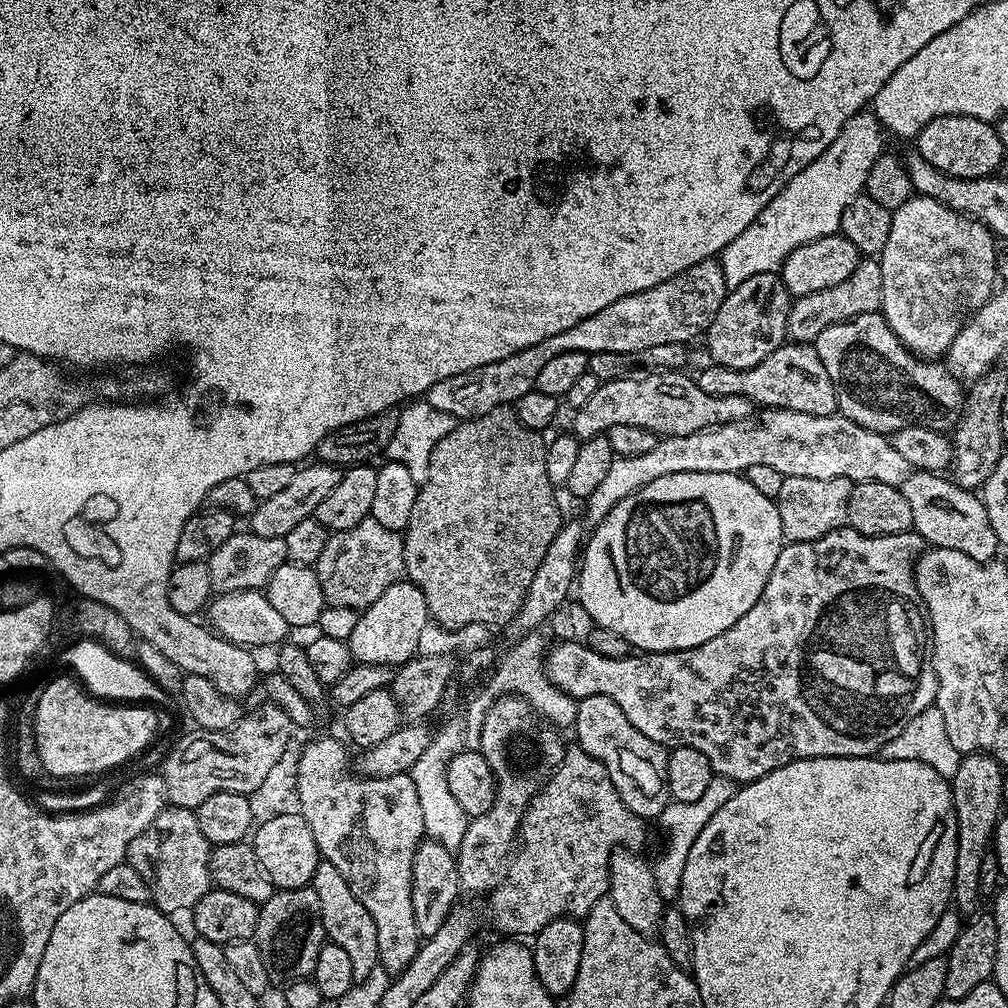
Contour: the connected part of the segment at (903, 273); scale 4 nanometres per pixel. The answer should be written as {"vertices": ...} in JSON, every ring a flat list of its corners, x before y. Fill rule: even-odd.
{"vertices":[[913,194,905,204,895,208,890,238,886,238,886,246,878,257,884,279,882,315,890,330,894,330,912,353,921,358,943,357,972,313,992,299,992,283,998,280,997,247,997,237,982,222,950,210,950,206,942,206,942,202,934,202,934,198]]}

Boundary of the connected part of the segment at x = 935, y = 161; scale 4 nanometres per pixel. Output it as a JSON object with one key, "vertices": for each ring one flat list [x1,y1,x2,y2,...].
{"vertices":[[943,116,934,118,914,138,915,151,930,162,930,166,938,166,948,176,958,178,982,178,992,176,995,168,1003,162,1006,149,998,142,995,127,989,121,970,118,969,116]]}

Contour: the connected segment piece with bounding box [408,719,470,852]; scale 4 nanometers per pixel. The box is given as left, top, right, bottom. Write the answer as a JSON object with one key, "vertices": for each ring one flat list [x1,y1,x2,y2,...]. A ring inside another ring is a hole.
{"vertices":[[459,720,444,723,440,730,436,730,428,744,425,754,412,767,408,775,418,790,418,802,422,807,422,818,425,835,446,846,453,852,459,851,462,840,468,829,469,816,465,814,454,794,449,790,448,766,453,757,464,748,464,726]]}

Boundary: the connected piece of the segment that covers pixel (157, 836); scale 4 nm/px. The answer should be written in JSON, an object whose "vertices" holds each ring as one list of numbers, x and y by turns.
{"vertices":[[165,806,154,822,130,842,126,862,142,874,150,900,165,914,187,913,213,887,208,863,213,845,198,830,198,818,190,808]]}

